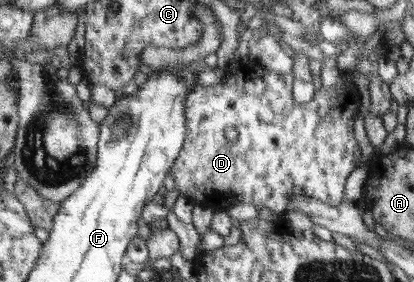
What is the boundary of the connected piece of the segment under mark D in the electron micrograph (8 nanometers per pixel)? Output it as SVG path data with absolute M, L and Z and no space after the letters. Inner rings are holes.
M376 44L370 54L358 55L356 70L342 72L338 86L326 86L316 92L313 101L298 102L294 98L294 76L291 73L278 73L249 58L230 63L224 69L225 75L216 86L198 86L185 97L186 138L180 156L170 169L175 189L179 196L186 196L198 205L206 205L214 213L227 211L238 202L254 204L256 208L268 208L283 215L288 211L290 194L306 194L328 206L340 206L346 202L346 178L352 170L365 163L370 149L362 134L362 118L382 116L392 106L388 84L378 70L378 60L388 54L388 46ZM362 74L368 78L370 102L362 94ZM226 128L234 128L238 137L234 142L226 138Z

